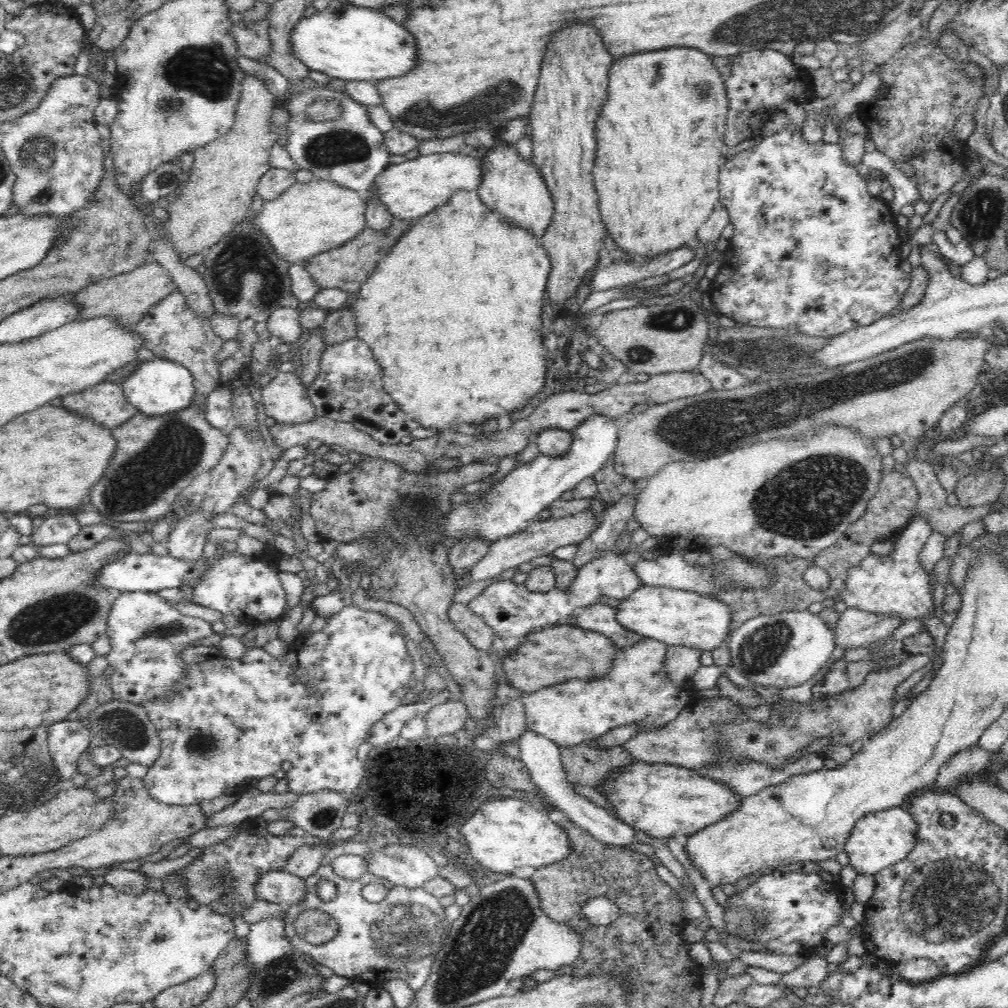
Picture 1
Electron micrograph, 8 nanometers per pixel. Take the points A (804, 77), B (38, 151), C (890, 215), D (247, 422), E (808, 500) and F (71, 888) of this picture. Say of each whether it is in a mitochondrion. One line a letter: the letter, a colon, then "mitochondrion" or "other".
A: other
B: mitochondrion
C: other
D: other
E: mitochondrion
F: other

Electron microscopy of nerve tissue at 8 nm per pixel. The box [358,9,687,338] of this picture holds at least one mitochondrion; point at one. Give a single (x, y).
(427, 115)

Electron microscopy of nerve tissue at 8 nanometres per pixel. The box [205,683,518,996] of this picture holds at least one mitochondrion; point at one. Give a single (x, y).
(397, 930)

